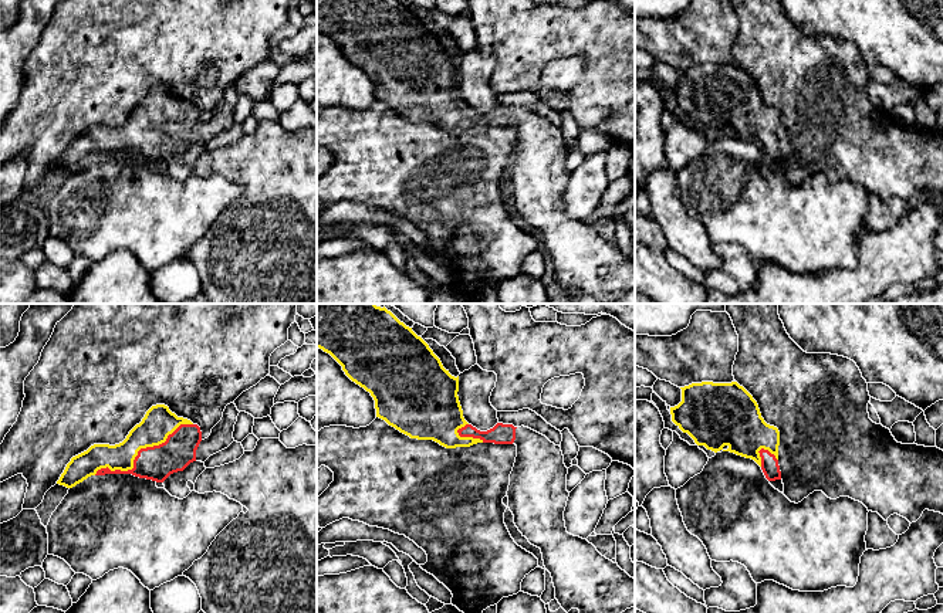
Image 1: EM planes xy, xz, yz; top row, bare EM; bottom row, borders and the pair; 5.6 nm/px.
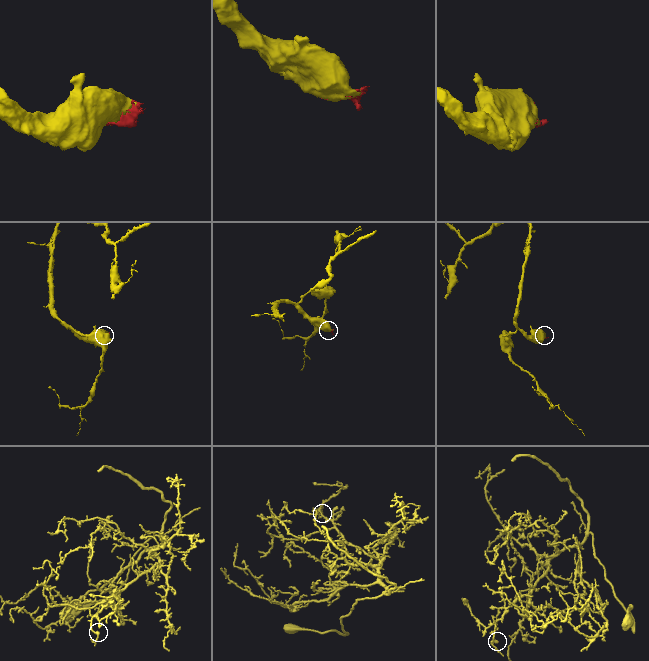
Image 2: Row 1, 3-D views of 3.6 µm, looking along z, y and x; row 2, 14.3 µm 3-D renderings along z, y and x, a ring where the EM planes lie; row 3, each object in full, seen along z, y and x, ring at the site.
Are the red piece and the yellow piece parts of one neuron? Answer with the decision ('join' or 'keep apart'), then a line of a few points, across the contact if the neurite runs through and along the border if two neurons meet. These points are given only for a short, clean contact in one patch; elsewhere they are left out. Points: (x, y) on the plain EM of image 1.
join

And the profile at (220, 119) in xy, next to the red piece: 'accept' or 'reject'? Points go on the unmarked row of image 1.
accept

